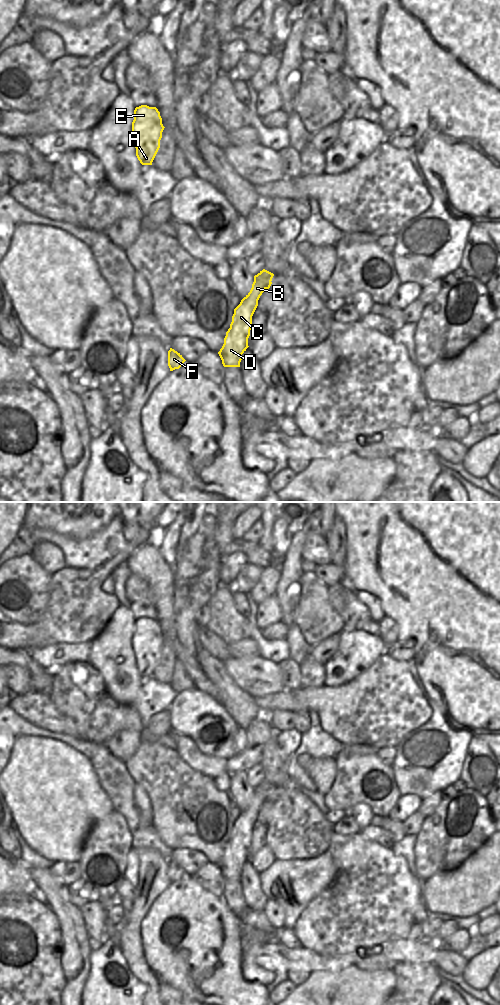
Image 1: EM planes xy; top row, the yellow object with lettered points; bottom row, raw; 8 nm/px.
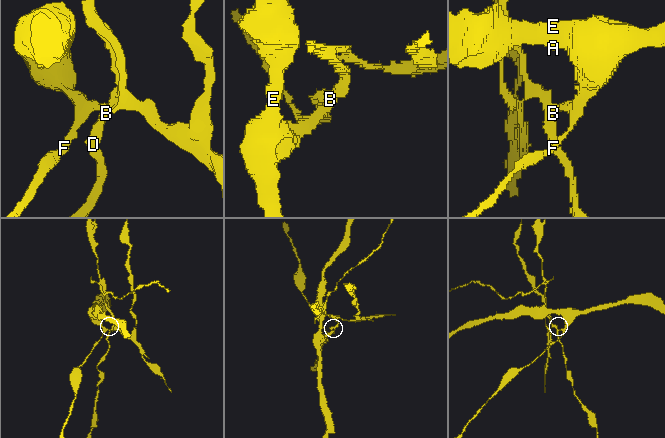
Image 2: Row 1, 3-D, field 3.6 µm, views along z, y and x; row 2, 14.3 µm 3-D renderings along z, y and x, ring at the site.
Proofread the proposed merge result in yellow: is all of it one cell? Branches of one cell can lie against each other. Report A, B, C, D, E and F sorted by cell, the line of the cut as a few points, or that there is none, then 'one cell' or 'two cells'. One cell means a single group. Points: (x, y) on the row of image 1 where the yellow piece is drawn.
groups A E F / B C D; cut xy (270, 281), (265, 288); two cells

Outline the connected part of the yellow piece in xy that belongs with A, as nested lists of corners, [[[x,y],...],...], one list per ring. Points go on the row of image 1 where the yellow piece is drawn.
[[[141,105],[135,108],[132,138],[136,156],[142,165],[152,165],[160,148],[164,128],[160,112],[156,107]]]

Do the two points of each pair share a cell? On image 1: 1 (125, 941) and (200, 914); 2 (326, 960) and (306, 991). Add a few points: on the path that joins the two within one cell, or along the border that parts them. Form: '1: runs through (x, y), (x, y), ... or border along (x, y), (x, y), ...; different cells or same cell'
1: border along (146, 912), (140, 924), (140, 940), (144, 958); different cells
2: border along (343, 968), (313, 971), (309, 974); different cells

